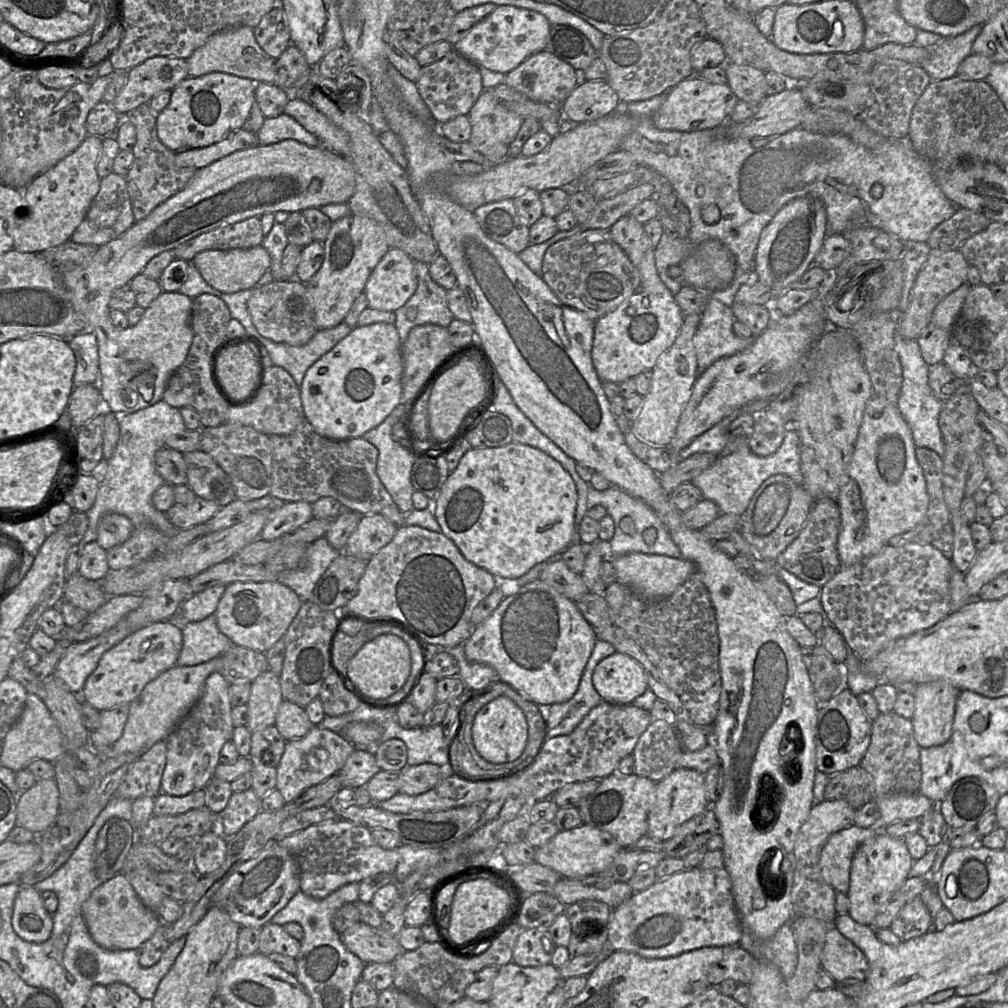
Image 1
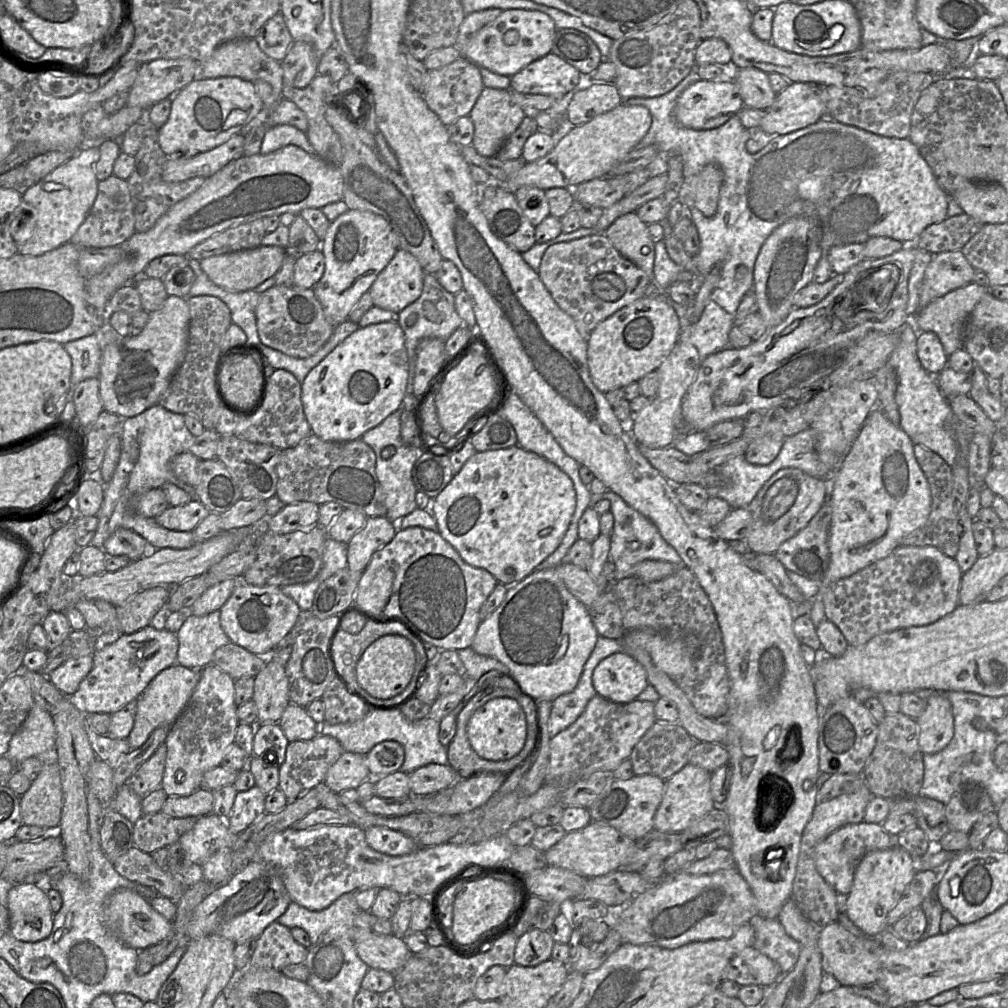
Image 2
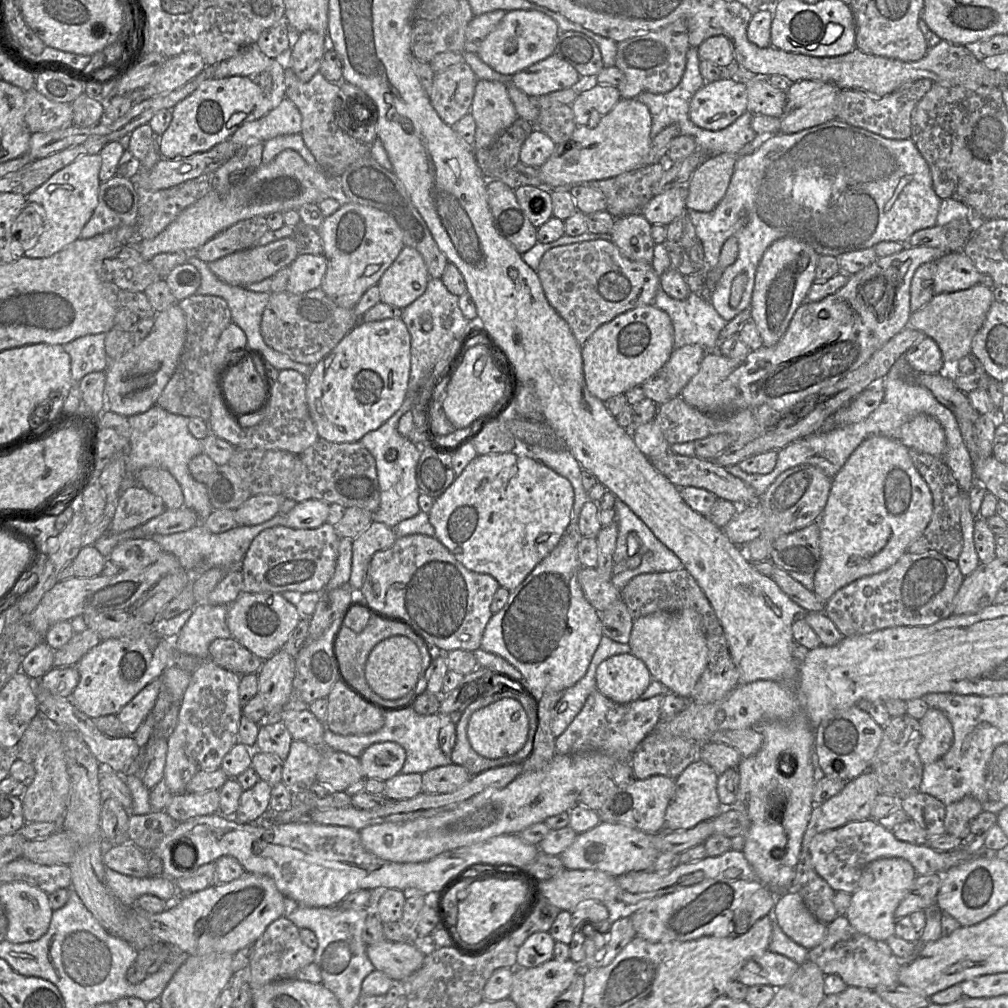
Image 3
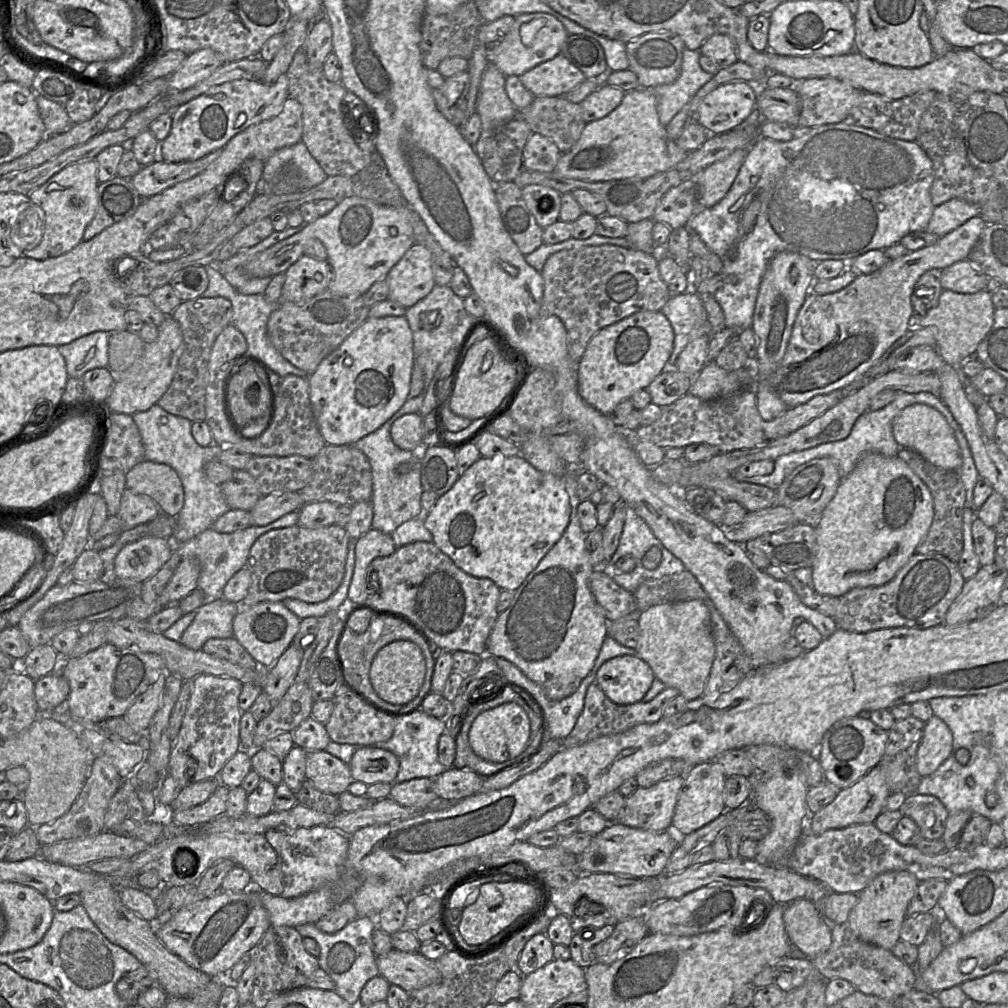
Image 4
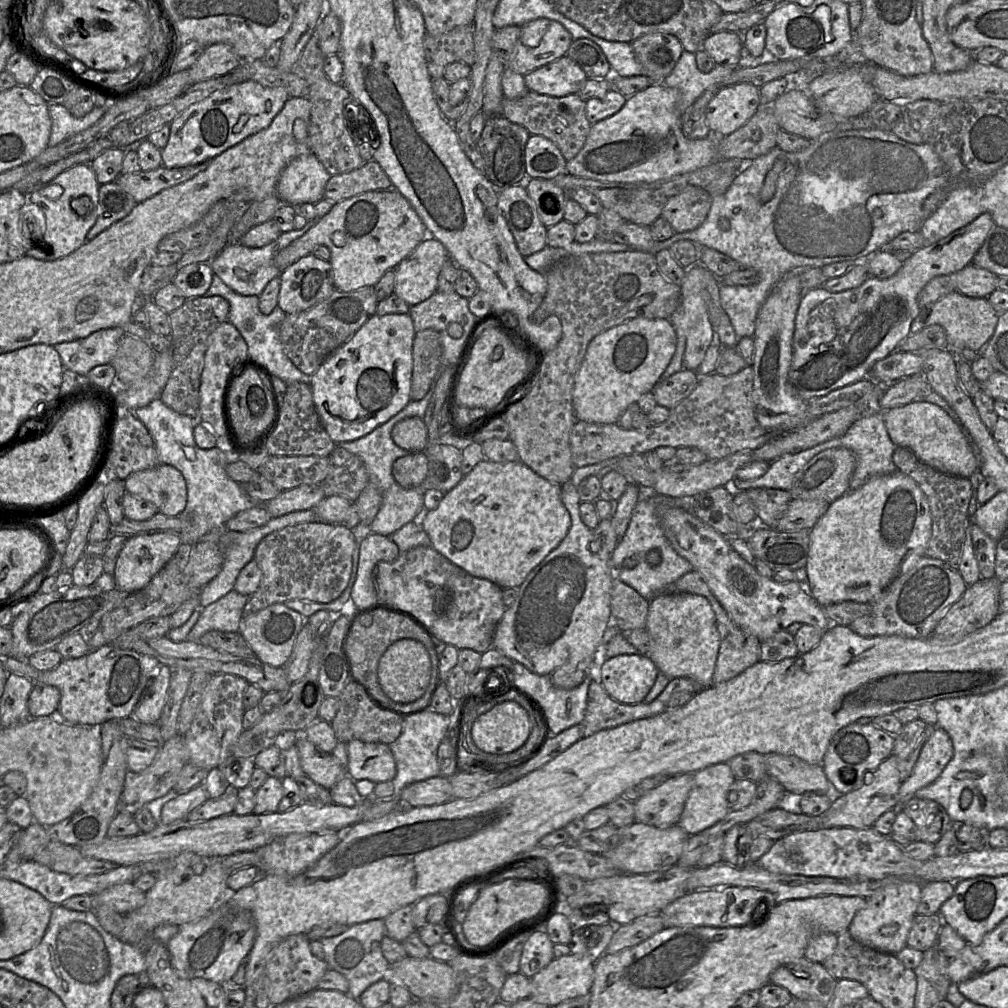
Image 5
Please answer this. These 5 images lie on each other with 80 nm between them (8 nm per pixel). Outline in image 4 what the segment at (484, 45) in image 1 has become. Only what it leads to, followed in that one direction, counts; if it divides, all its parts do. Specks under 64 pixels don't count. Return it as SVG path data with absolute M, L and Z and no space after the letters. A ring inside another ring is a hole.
M542 12L520 14L515 17L511 30L501 43L488 52L488 60L505 76L519 77L559 55L567 36L568 32L563 24L549 14Z

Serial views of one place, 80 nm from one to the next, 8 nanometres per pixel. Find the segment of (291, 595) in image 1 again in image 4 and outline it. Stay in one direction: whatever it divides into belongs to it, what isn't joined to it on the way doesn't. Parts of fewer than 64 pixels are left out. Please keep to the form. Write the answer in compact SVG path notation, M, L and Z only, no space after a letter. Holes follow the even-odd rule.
M264 601L241 609L233 619L234 637L261 667L271 667L291 645L299 630L300 618L282 602Z

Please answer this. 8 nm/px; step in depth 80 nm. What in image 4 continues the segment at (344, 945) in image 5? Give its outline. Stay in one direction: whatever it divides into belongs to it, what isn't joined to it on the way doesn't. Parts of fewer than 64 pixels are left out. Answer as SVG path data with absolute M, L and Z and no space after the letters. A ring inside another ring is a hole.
M357 917L336 933L328 934L319 930L314 923L296 926L302 937L311 937L320 946L319 967L334 981L335 991L352 1005L360 1003L360 993L365 984L379 975L376 955L373 950L372 934L377 924L376 917Z

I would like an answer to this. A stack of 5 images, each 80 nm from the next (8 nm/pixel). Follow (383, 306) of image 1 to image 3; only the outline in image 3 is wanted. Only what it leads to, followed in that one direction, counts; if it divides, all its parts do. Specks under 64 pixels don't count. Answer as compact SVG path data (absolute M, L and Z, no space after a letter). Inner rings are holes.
M405 246L376 284L380 302L404 309L424 294L429 279L421 254Z

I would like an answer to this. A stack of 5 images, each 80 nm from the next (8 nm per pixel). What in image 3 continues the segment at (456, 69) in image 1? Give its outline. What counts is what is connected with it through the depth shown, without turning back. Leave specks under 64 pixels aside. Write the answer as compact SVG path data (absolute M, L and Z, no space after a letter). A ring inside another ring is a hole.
M465 61L435 73L429 99L443 122L454 126L470 113L477 82Z

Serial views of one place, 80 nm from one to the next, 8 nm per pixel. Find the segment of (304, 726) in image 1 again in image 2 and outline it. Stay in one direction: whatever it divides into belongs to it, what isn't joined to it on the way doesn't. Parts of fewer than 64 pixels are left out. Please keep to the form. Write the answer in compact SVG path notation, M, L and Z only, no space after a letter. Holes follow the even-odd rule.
M290 703L279 720L279 725L289 742L307 741L319 733L319 726L306 708Z

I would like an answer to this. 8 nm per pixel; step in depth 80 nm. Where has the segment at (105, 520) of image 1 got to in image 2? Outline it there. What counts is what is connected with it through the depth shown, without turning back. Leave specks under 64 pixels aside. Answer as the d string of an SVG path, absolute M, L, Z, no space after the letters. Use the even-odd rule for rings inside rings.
M127 528L116 529L104 542L103 550L110 555L125 555L131 561L152 553L152 545Z

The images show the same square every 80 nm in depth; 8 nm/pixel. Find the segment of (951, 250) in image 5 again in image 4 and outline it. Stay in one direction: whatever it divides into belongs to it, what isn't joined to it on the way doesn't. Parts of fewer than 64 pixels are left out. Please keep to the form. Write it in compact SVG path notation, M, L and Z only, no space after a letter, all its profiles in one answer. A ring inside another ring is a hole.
M979 215L972 217L956 230L940 237L933 245L909 251L897 259L889 259L873 273L858 274L848 286L838 292L825 295L809 292L795 319L785 355L769 377L769 384L779 398L788 408L793 408L815 396L842 389L864 375L908 331L910 318L914 314L911 296L918 278L930 269L942 270L957 261L968 259L986 225Z

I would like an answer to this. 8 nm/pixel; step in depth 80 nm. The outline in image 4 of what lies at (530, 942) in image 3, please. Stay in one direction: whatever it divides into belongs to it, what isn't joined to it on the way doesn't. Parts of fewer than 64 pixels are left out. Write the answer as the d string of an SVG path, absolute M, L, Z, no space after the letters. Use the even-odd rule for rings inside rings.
M545 932L533 935L520 953L515 969L526 976L543 967L553 960L553 947Z

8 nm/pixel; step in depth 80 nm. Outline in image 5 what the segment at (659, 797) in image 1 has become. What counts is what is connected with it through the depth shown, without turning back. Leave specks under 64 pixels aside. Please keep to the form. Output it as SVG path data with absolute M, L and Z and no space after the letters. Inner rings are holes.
M718 763L693 773L693 785L678 825L690 836L701 833L722 820L731 810L728 793L735 779L728 763Z

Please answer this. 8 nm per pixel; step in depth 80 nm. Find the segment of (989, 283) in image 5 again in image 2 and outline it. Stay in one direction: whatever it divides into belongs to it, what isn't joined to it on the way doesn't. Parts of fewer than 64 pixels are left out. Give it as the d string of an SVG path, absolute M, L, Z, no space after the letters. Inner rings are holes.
M960 250L932 254L919 290L919 310L932 300L971 283L974 271Z

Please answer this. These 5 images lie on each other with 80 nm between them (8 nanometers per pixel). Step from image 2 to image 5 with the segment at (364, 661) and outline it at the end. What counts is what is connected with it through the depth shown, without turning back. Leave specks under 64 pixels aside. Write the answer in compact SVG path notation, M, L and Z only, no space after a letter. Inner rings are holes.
M400 639L390 645L378 663L378 681L383 696L391 702L406 704L419 699L431 678L431 660L422 643L414 639Z

